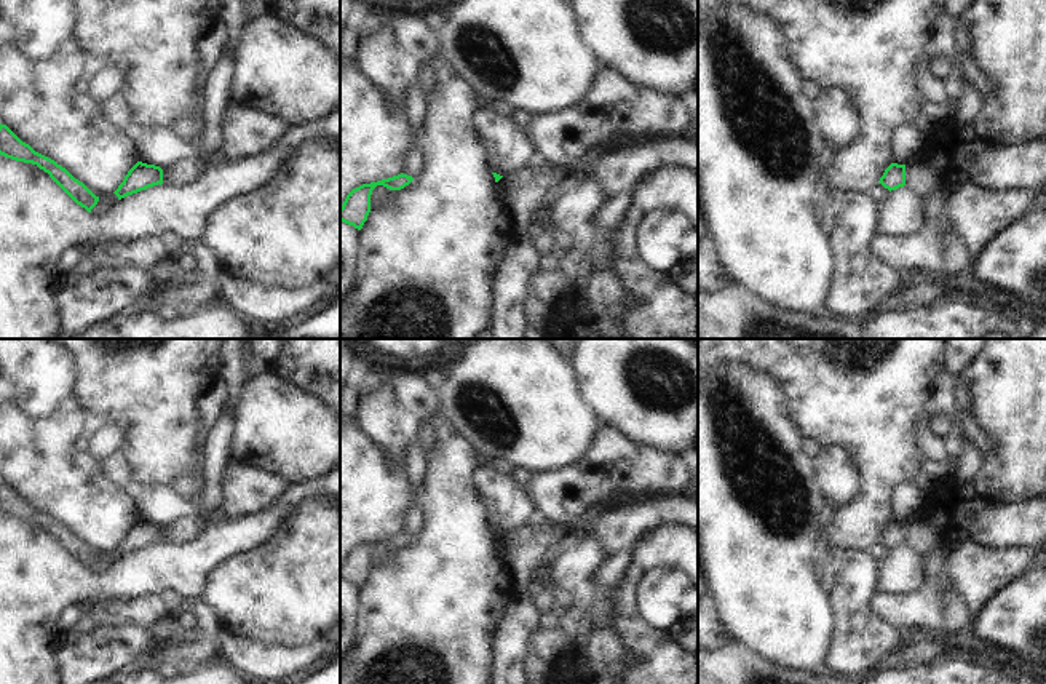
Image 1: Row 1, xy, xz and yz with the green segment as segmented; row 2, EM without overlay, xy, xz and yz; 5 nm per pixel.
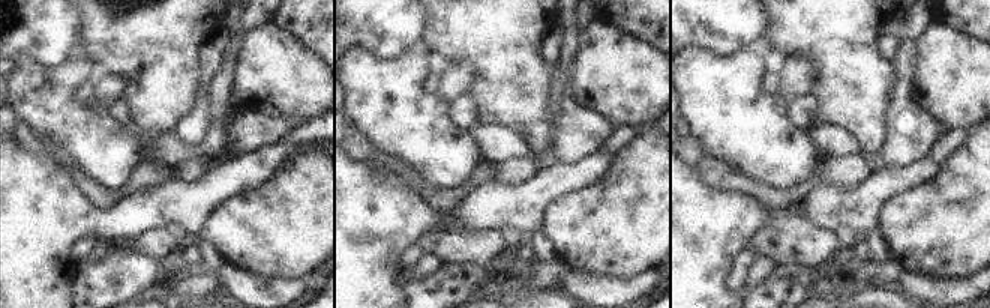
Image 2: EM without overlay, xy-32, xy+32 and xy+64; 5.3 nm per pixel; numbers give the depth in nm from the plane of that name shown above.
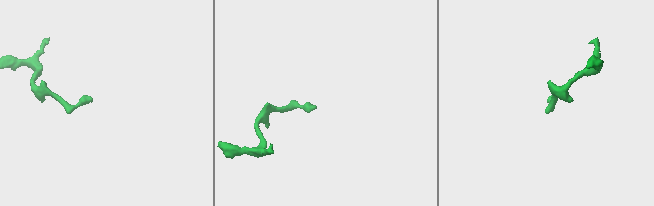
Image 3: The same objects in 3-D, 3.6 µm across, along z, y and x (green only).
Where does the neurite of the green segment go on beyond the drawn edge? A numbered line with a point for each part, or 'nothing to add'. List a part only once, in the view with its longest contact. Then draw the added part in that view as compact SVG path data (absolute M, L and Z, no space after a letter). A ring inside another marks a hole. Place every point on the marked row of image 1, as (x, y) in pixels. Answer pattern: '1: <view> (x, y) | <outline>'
nothing to add

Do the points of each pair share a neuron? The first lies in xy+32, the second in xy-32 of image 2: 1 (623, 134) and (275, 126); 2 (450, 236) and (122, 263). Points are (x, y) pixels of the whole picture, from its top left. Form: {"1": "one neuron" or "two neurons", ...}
{"1": "two neurons", "2": "two neurons"}

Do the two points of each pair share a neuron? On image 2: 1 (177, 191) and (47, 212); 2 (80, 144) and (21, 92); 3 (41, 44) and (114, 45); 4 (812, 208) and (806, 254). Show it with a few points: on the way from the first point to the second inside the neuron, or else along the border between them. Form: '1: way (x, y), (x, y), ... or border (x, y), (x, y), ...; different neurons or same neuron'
1: way (144, 211), (129, 218), (80, 218); same neuron
2: way (65, 129), (36, 101); same neuron
3: border (80, 15), (77, 41); different neurons
4: border (792, 208), (801, 218), (833, 232); different neurons

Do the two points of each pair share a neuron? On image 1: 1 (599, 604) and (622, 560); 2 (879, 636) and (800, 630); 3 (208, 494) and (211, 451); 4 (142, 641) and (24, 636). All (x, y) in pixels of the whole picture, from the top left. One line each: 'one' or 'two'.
1: one
2: two
3: one
4: two

